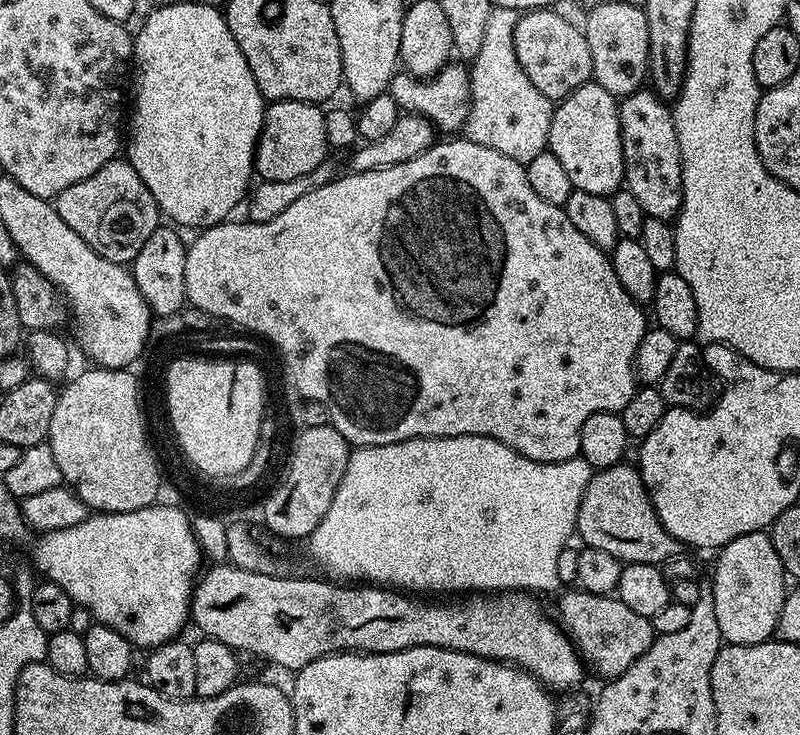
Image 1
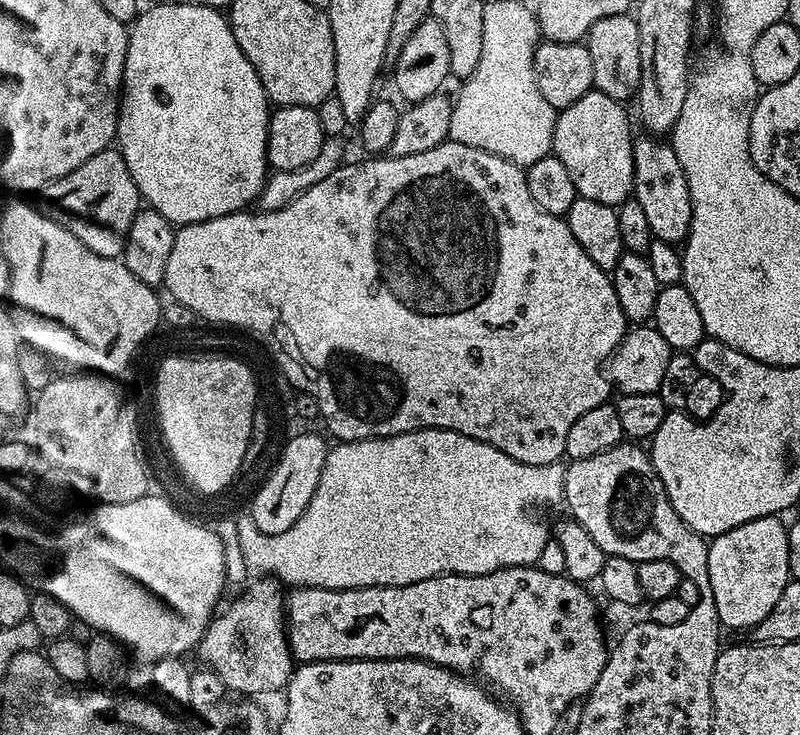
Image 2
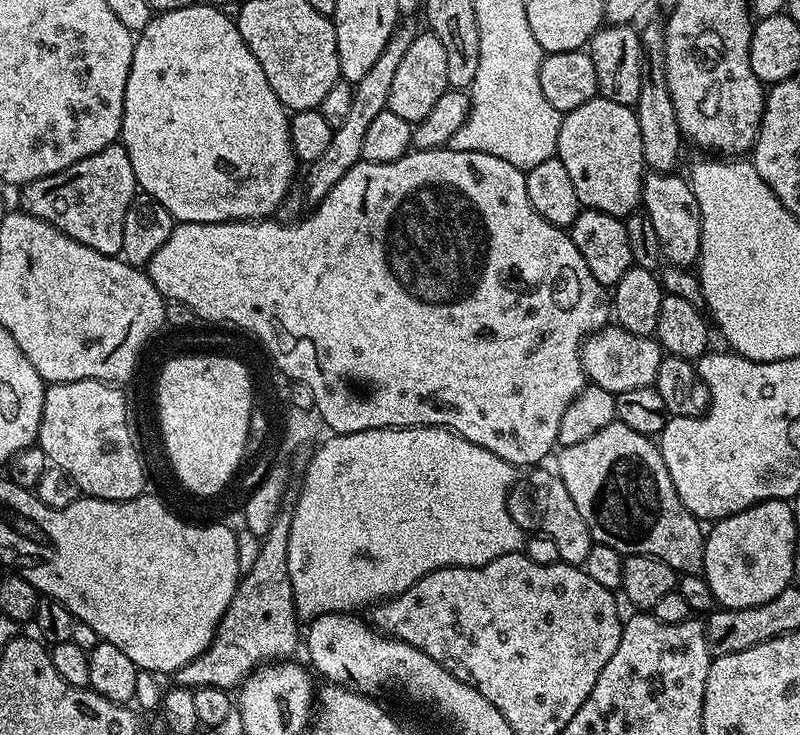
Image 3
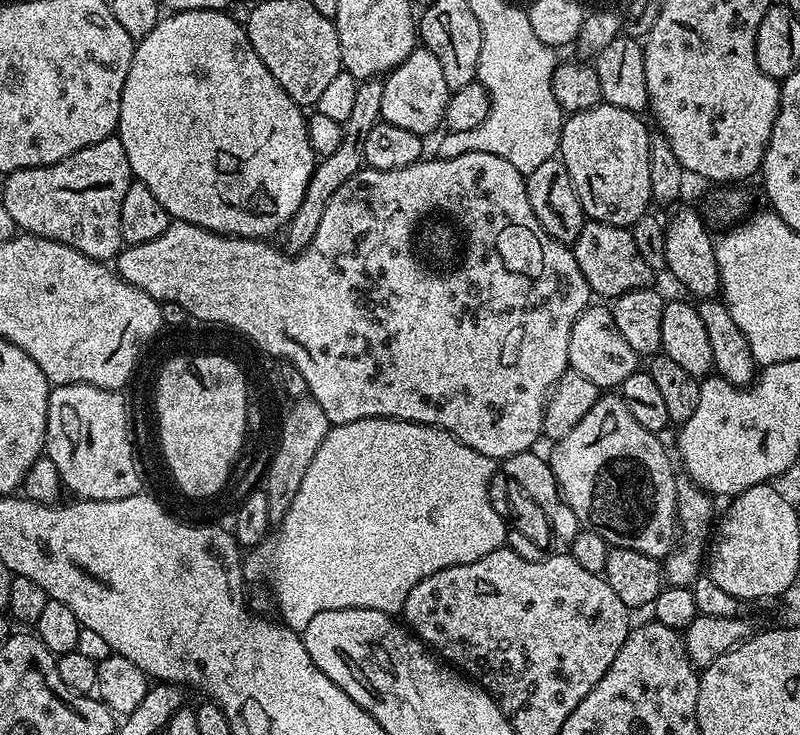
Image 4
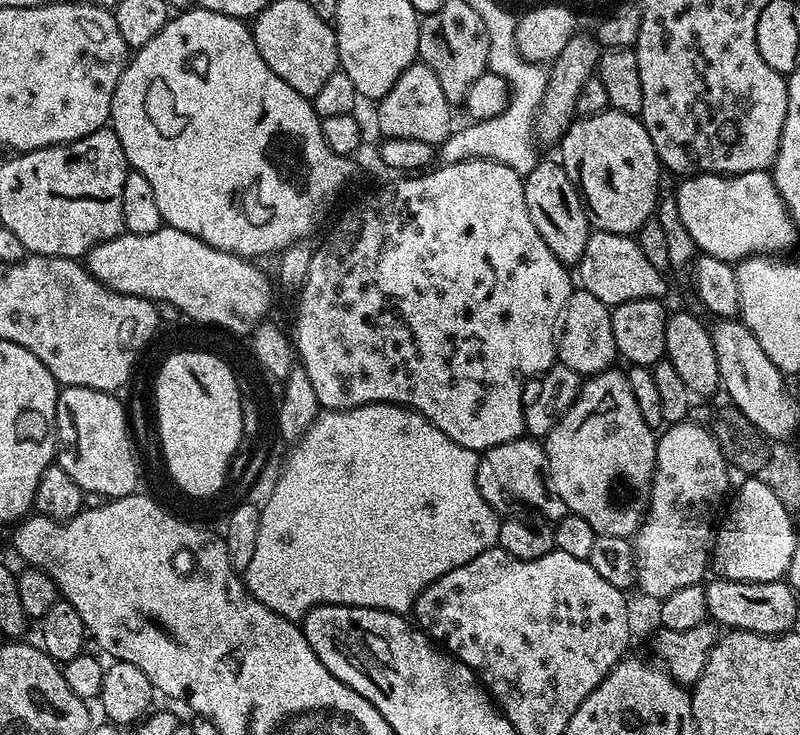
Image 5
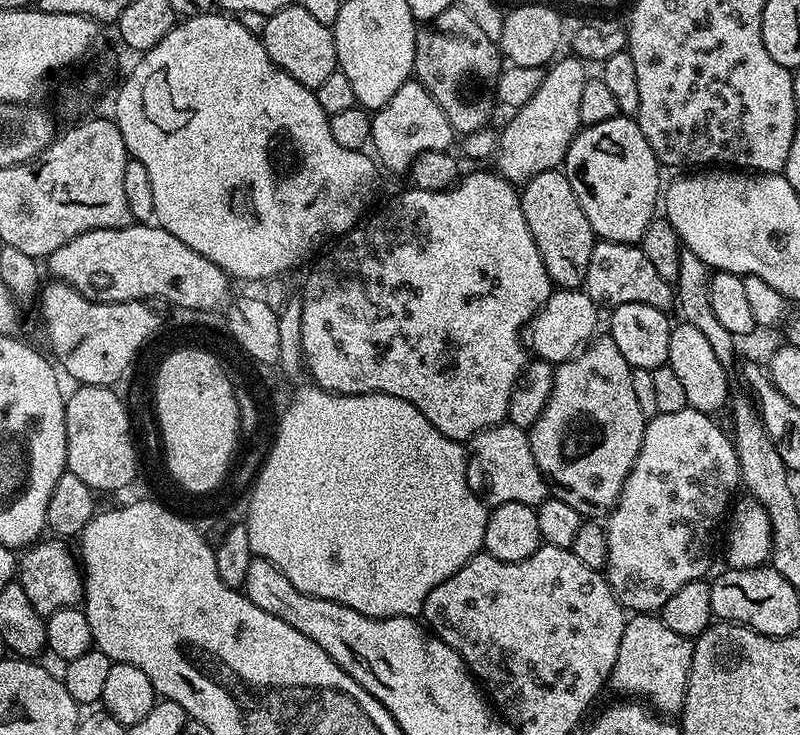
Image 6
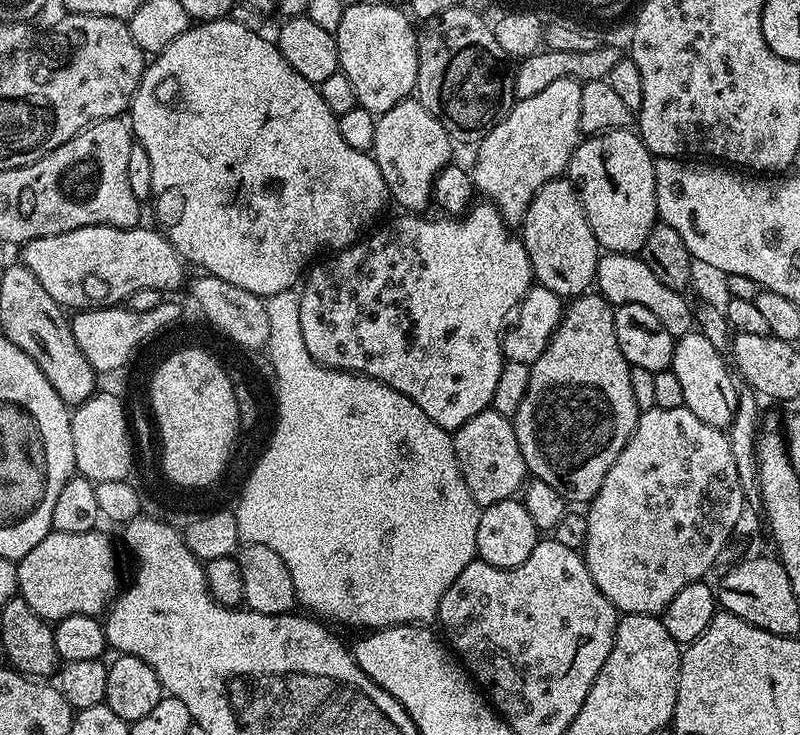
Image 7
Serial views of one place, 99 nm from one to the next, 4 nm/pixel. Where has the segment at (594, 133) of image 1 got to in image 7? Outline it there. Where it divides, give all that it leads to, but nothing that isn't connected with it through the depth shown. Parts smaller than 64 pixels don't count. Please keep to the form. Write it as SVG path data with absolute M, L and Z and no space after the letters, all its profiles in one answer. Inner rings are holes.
M615 128L581 139L568 163L567 175L576 186L590 230L605 253L643 253L646 238L658 222L656 211L656 165L639 135Z

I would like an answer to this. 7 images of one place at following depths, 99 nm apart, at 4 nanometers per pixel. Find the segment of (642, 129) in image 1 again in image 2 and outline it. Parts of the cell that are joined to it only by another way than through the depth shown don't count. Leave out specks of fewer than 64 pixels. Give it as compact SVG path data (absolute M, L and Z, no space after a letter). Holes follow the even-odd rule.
M643 134L644 136L637 135L632 142L632 157L634 158L634 182L632 183L632 196L642 206L642 210L646 214L647 220L650 222L650 230L655 239L666 241L668 244L680 244L687 239L690 230L690 222L692 221L692 203L690 202L690 186L686 182L686 174L682 170L682 162L678 162L678 154L674 154L671 143L662 141L663 139L657 138L652 134Z

